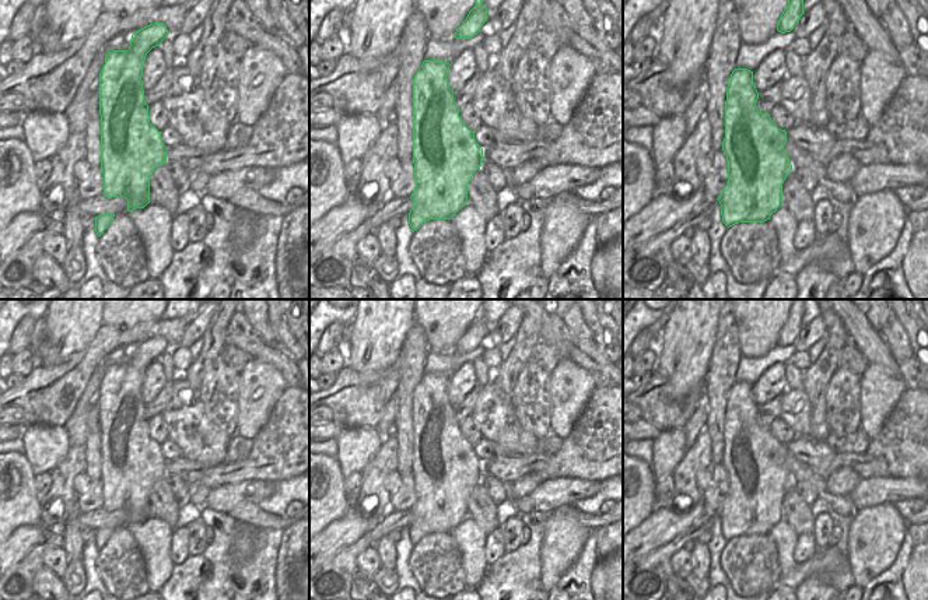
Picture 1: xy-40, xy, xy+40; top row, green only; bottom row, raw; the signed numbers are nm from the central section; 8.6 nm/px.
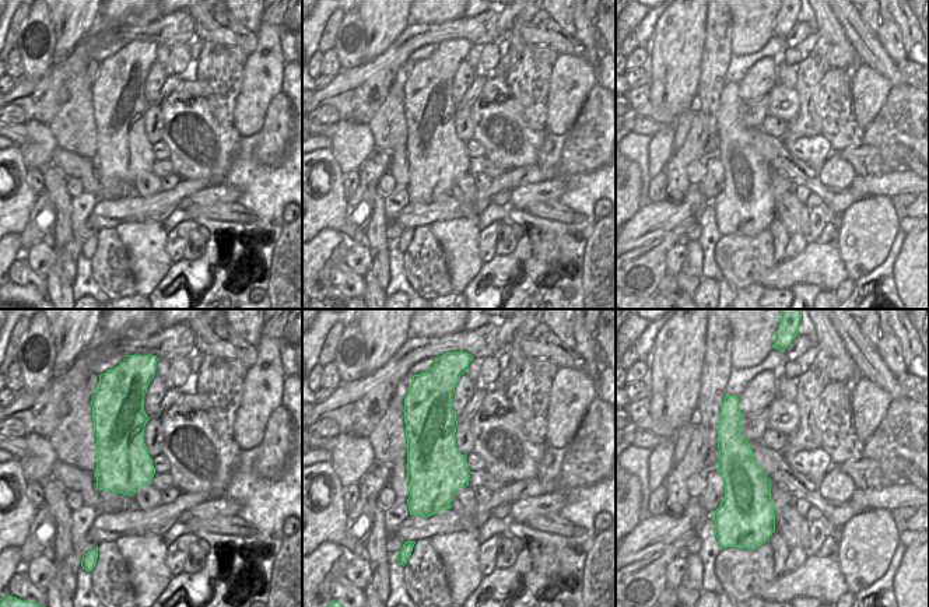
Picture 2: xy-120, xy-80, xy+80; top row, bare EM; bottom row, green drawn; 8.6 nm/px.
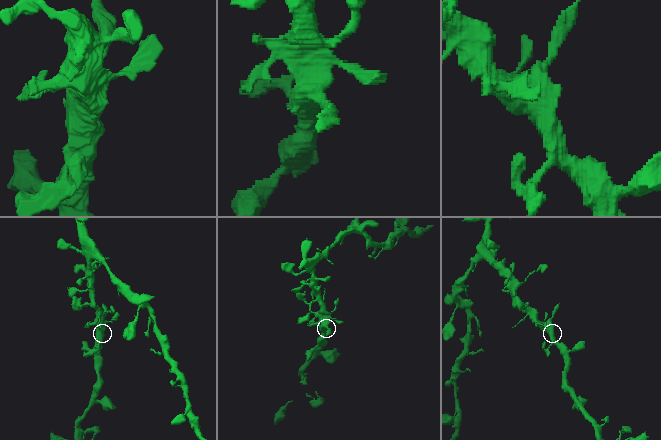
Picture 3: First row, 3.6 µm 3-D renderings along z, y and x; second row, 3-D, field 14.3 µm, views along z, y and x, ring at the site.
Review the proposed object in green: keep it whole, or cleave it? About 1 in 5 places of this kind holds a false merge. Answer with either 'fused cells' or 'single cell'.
single cell

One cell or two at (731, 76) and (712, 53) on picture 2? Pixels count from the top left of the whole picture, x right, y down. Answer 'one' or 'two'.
two

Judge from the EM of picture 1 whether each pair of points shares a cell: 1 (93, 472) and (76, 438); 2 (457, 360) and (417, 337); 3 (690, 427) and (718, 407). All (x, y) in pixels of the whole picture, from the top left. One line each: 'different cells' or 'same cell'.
1: different cells
2: different cells
3: different cells

